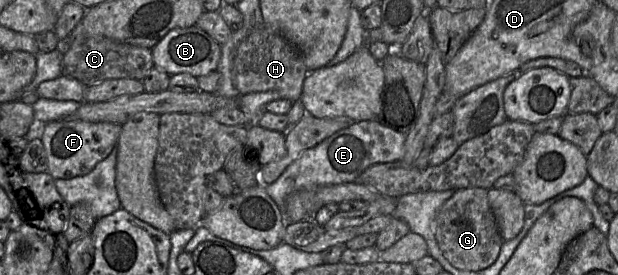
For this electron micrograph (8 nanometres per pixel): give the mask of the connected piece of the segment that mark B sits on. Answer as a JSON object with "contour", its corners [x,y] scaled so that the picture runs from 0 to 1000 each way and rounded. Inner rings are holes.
{"contour":[[[319,91],[282,102],[246,171],[246,207],[249,236],[273,269],[301,262],[322,280],[351,255],[358,164]]]}

